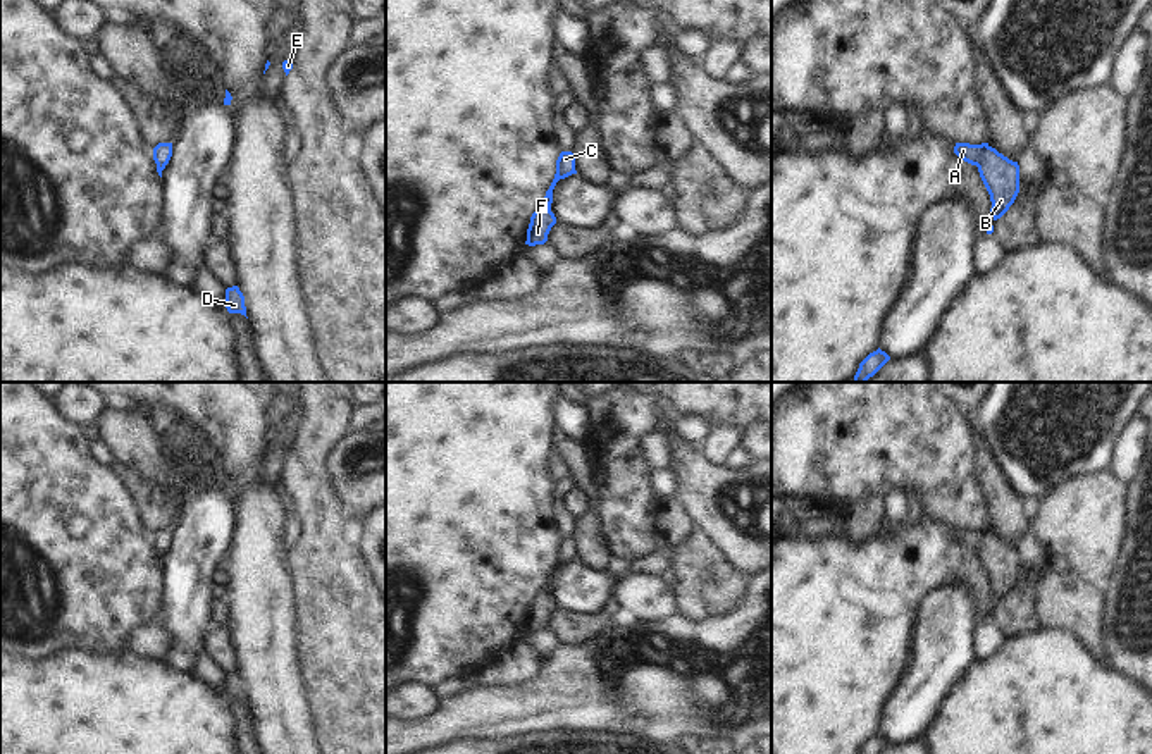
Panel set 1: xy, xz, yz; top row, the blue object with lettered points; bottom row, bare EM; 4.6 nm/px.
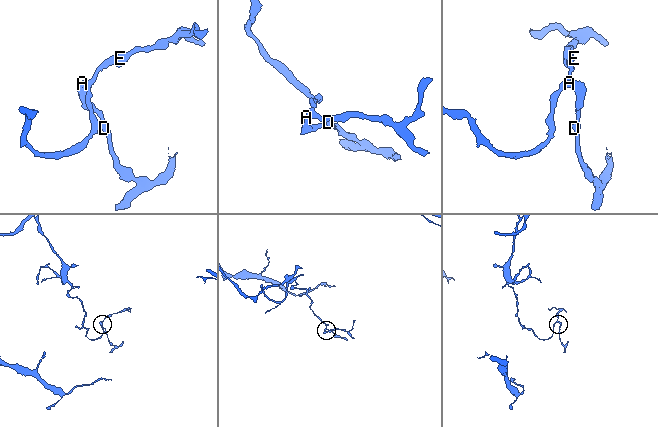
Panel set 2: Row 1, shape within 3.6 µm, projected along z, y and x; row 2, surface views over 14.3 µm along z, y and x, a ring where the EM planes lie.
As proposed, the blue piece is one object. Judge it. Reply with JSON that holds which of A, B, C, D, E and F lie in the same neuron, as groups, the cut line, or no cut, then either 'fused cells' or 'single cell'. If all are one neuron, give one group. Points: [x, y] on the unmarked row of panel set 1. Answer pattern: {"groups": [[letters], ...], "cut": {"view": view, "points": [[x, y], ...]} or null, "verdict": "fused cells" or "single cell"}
{"groups": [["A", "C", "E"], ["B", "D", "F"]], "cut": {"view": "yz", "points": [[987, 531], [977, 551]]}, "verdict": "fused cells"}

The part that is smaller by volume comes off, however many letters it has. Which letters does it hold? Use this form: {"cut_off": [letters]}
{"cut_off": ["B", "D", "F"]}

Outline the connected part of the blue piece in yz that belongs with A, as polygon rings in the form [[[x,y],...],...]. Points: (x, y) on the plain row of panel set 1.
[[[956,528],[954,539],[961,546],[978,553],[983,546],[983,539],[985,539],[987,532],[988,532],[988,528],[982,528],[982,530]]]

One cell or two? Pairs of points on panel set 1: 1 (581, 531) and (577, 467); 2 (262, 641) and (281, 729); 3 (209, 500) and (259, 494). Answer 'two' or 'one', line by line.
1: one
2: one
3: two

